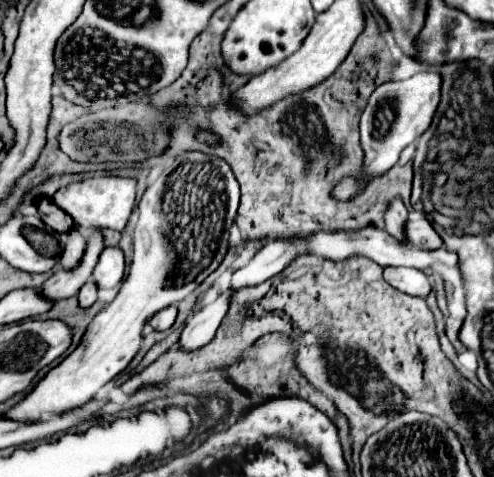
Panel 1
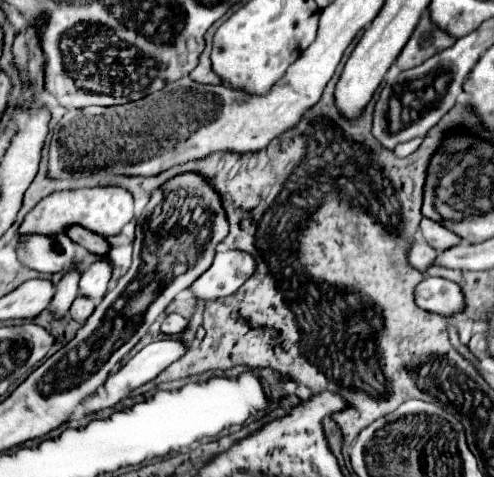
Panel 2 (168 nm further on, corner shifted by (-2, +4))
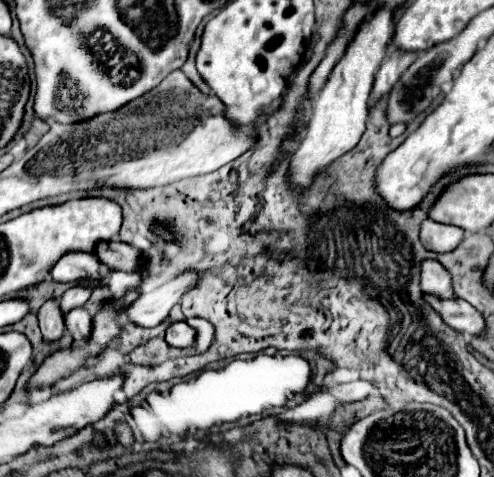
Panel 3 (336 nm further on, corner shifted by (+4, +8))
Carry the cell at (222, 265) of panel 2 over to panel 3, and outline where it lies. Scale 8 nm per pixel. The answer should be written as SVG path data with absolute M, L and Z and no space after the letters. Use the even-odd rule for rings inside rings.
M188 270L176 276L174 280L170 280L168 284L160 286L158 290L142 292L138 300L134 300L128 306L126 310L128 320L138 326L146 326L146 328L156 326L168 316L170 308L184 296L184 292L190 292L198 282L200 282L198 272Z

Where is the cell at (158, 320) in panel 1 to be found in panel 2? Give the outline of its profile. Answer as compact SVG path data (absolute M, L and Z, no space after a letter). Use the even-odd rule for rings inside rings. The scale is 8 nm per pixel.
M168 314L164 318L164 322L162 322L162 332L164 334L170 334L170 336L182 334L186 328L188 328L188 320L182 318L180 314Z

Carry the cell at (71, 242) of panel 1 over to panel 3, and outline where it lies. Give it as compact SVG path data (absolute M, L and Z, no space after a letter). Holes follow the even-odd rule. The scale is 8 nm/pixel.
M50 298L42 304L42 308L38 310L38 322L40 322L44 340L58 340L64 334L66 326L64 326L64 318L62 318L58 300Z

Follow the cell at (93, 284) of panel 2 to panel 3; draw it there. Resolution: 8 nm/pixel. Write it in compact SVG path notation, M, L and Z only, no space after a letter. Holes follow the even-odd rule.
M72 286L64 292L64 296L60 298L60 308L62 312L70 312L72 308L78 308L78 306L84 306L84 302L90 298L92 294L92 288L88 286Z

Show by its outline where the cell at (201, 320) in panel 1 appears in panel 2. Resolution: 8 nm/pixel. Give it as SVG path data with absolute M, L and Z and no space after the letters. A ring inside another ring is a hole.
M158 340L158 342L152 342L148 346L144 346L134 358L130 358L116 374L108 376L108 380L104 382L104 392L106 392L106 398L100 398L100 396L92 396L90 402L88 402L88 414L94 414L98 410L104 410L104 408L112 408L116 406L120 400L124 400L132 390L140 388L142 384L154 380L164 368L168 368L174 360L178 360L180 356L186 354L186 346L180 344L178 340Z

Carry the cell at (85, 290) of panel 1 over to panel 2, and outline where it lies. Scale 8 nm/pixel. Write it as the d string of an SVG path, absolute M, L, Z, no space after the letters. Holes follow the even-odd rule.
M78 296L74 300L74 304L70 306L70 316L76 320L76 322L86 322L86 318L94 312L94 302L92 300L86 300L84 296Z

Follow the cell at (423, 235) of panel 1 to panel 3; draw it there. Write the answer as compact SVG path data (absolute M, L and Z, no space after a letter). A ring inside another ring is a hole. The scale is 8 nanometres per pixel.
M426 218L420 228L420 242L424 244L424 248L432 252L450 252L460 244L462 234L464 234L462 228L444 226L440 222Z

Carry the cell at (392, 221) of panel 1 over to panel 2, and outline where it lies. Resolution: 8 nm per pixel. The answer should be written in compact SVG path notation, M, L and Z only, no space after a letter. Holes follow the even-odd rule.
M416 240L410 248L410 264L422 274L434 264L436 256L438 256L438 252L434 248L430 248L424 240Z

